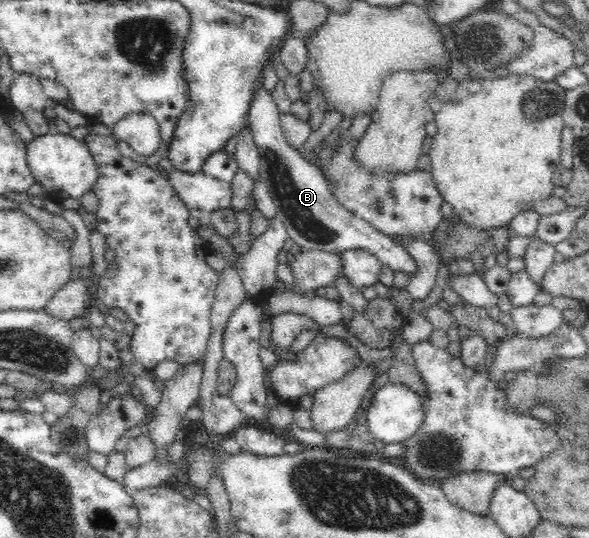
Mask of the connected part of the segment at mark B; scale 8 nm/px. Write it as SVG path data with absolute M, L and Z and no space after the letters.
M263 85L260 86L249 107L248 127L259 152L260 178L266 184L273 201L275 217L285 223L289 238L298 243L302 250L340 253L348 249L363 249L375 255L394 272L406 271L409 276L416 273L416 262L412 256L390 236L374 229L365 219L342 207L320 168L303 159L298 150L290 147L280 127L280 114L273 94Z

